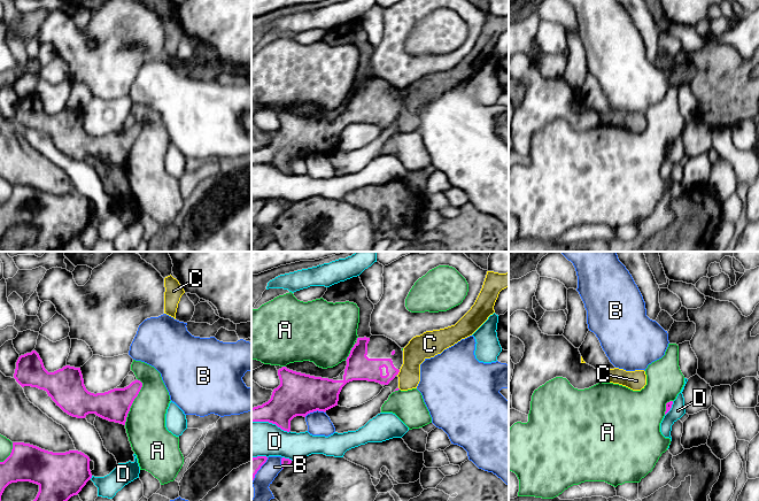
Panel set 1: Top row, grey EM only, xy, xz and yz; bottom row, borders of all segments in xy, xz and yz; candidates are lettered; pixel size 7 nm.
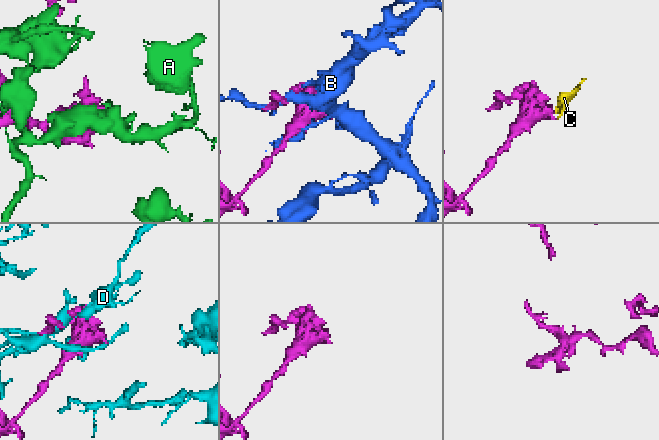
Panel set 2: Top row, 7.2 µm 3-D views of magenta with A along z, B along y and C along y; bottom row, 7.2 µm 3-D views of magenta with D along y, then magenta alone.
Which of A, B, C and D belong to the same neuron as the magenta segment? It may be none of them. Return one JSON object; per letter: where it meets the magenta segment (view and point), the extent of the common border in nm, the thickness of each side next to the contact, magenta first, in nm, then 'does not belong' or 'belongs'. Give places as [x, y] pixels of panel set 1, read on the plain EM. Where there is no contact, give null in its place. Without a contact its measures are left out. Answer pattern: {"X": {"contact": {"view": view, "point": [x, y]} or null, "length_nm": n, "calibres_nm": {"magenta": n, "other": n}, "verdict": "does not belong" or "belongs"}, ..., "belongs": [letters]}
{"A": {"contact": {"view": "xy", "point": [133, 143]}, "length_nm": 340, "calibres_nm": {"magenta": 220, "other": 280}, "verdict": "does not belong"}, "B": {"contact": {"view": "xz", "point": [314, 153]}, "length_nm": 150, "calibres_nm": {"magenta": 300, "other": 160}, "verdict": "does not belong"}, "C": {"contact": {"view": "xz", "point": [399, 114]}, "length_nm": 40, "calibres_nm": {"magenta": 160, "other": 170}, "verdict": "does not belong"}, "D": {"contact": {"view": "xz", "point": [271, 164]}, "length_nm": 280, "calibres_nm": {"magenta": 280, "other": 260}, "verdict": "does not belong"}, "belongs": []}

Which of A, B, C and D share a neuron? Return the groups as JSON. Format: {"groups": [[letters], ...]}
{"groups": [["A"], ["B"], ["C"], ["D"]]}

